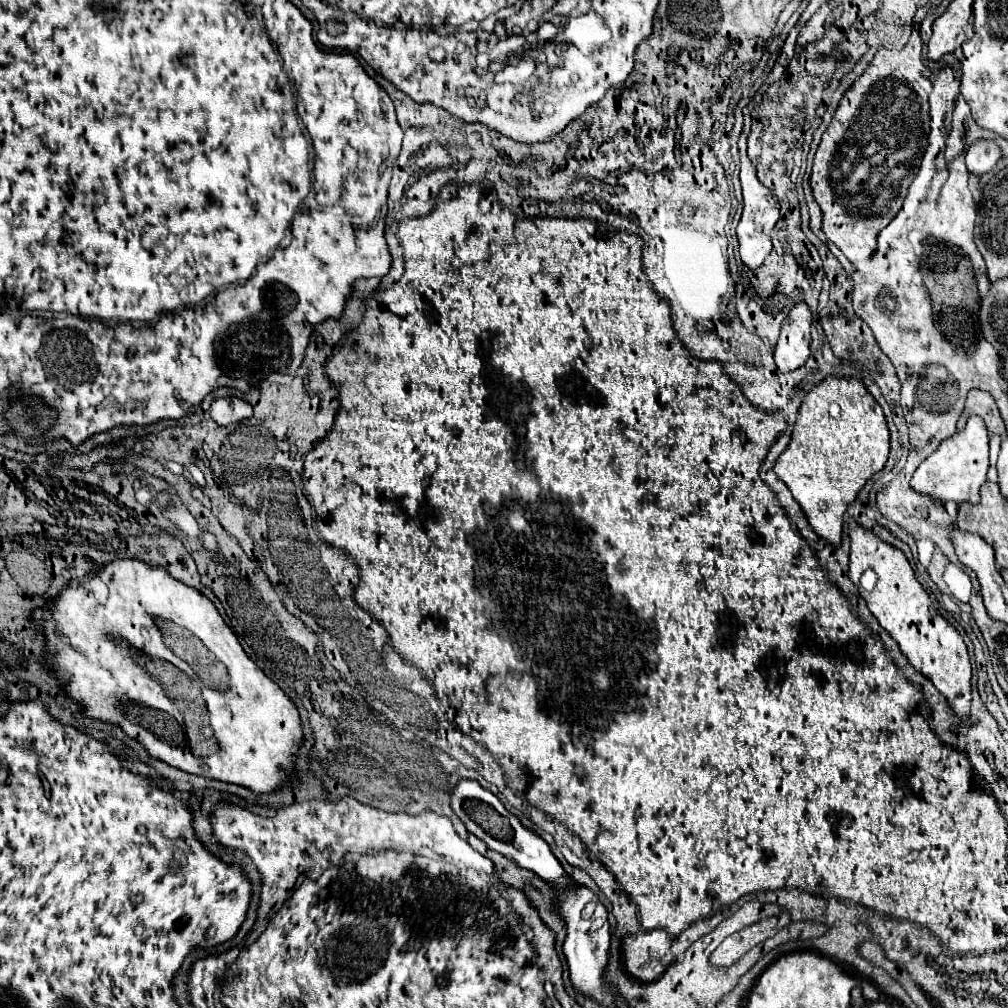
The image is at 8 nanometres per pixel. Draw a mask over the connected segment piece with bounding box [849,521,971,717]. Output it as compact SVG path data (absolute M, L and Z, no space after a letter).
M851 521L849 537L849 577L855 583L855 587L861 587L859 579L867 569L873 569L877 573L877 585L871 593L859 589L869 611L875 615L879 625L897 641L899 649L909 659L909 663L919 673L923 673L947 699L953 713L957 717L967 717L971 707L971 663L963 637L941 615L933 615L929 611L929 595L915 579L909 561L899 549L883 543L855 521Z

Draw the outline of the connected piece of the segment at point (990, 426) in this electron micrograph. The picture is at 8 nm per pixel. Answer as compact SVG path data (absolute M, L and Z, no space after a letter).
M973 389L973 391L967 393L963 419L965 419L967 415L971 415L971 413L983 417L985 427L987 427L987 431L989 431L989 437L993 437L995 433L1005 435L1003 419L1001 419L999 409L997 409L997 405L995 405L995 401L993 401L993 397L991 397L989 393L985 393L985 391L977 391L977 389Z

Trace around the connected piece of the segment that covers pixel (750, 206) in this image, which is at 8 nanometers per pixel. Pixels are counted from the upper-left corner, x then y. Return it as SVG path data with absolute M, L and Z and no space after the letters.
M747 109L743 113L743 117L745 117L745 127L739 137L739 159L741 159L739 179L741 179L741 187L743 187L743 215L737 225L737 239L739 239L739 255L741 255L743 265L749 269L757 269L763 263L763 259L771 253L771 247L773 247L771 245L771 229L775 227L775 223L779 219L779 201L757 179L757 173L747 157L747 135L749 135L749 127L751 127L751 115L747 113Z

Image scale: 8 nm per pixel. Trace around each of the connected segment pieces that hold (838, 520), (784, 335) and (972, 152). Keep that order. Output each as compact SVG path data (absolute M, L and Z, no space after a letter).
M827 377L815 385L803 399L803 405L797 415L797 423L791 435L791 443L785 453L775 463L777 477L789 487L795 501L801 505L811 529L829 541L829 545L841 545L843 515L849 503L855 501L861 487L885 467L889 455L889 429L881 405L869 395L865 385L859 379L837 379Z
M805 303L795 305L781 325L781 335L775 345L775 363L779 371L789 373L799 369L809 359L811 345L811 311Z
M975 141L965 153L965 163L969 173L977 177L989 173L999 159L1001 159L1001 149L991 141Z

